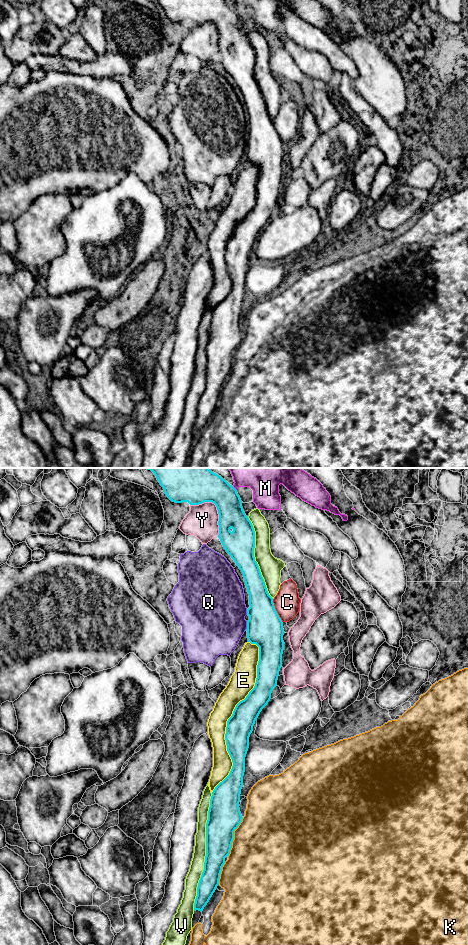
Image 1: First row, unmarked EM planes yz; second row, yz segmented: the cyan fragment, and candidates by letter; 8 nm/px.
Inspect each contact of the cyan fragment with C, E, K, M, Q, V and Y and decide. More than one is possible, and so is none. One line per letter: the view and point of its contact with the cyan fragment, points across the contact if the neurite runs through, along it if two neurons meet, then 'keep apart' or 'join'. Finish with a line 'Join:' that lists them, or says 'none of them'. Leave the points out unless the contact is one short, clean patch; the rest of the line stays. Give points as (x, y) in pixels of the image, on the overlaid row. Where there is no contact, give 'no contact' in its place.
C: yz (276, 611) | along yz (272, 599), (274, 608), (282, 622) | keep apart
E: yz (232, 715) | keep apart
K: yz (234, 830) | keep apart
M: yz (234, 488) | keep apart
Q: yz (247, 625) | keep apart
V: yz (206, 852) | keep apart
Y: yz (217, 508) | keep apart
Join: none of them

